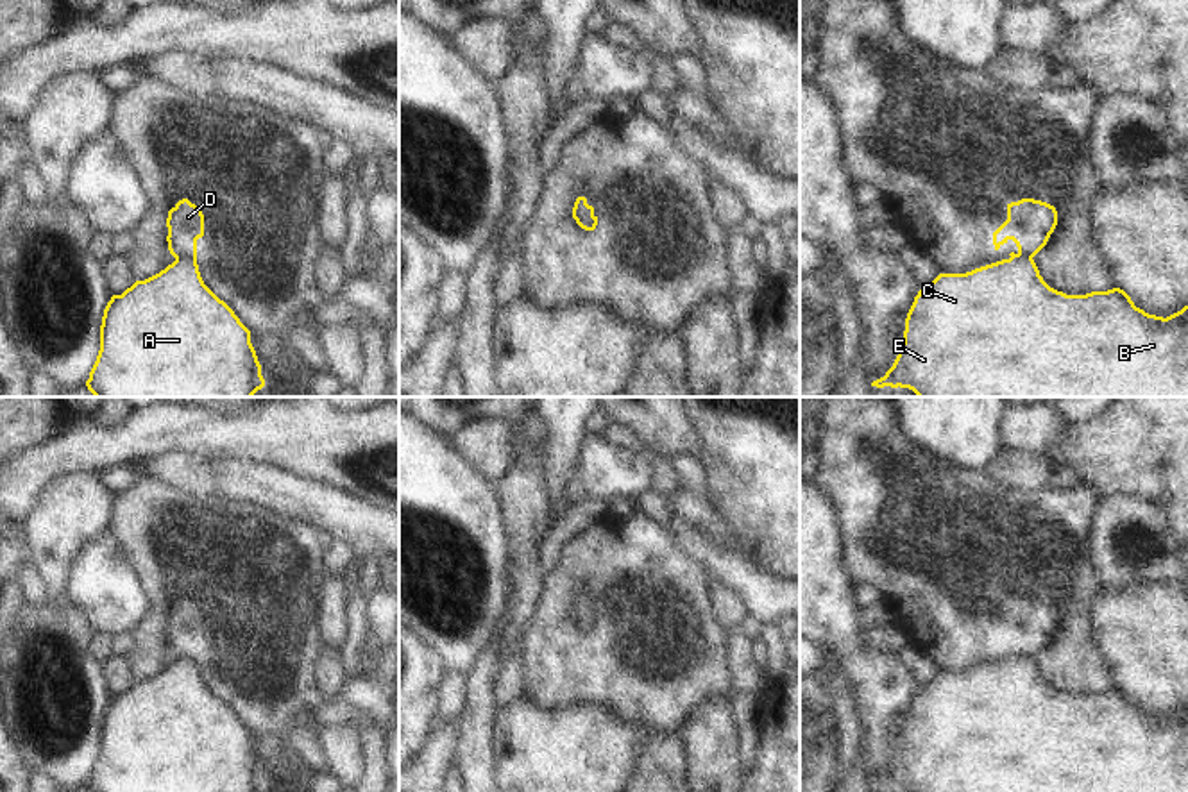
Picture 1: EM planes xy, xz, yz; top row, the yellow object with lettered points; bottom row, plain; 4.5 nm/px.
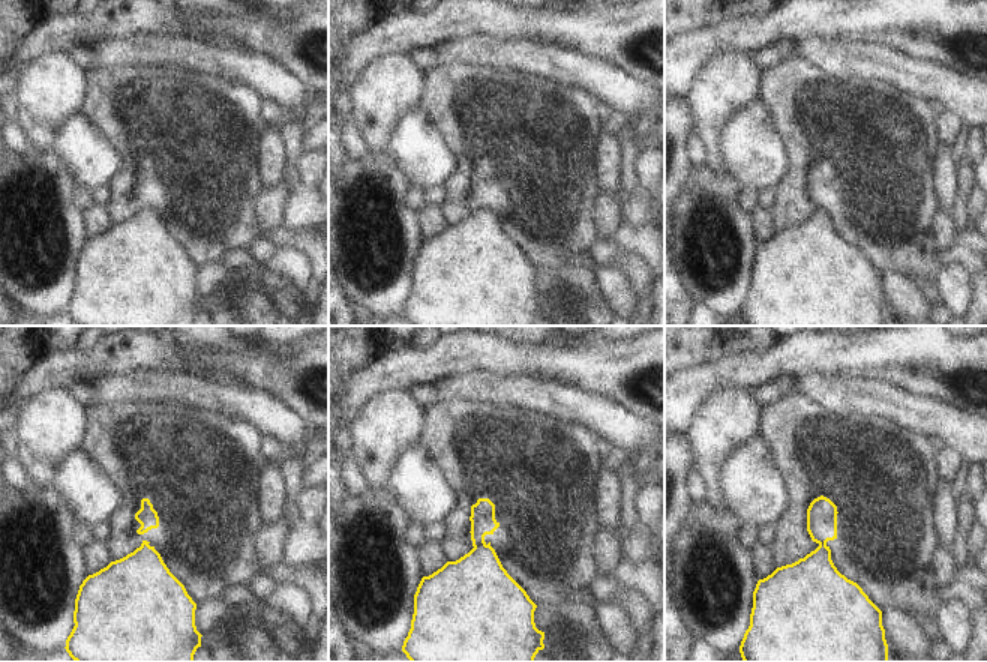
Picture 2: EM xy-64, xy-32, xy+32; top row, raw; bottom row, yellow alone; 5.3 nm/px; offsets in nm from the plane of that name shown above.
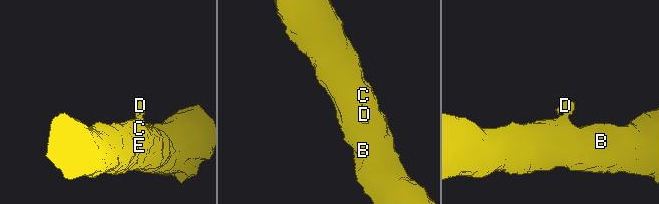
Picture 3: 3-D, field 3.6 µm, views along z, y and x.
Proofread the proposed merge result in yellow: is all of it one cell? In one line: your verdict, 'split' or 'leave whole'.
split

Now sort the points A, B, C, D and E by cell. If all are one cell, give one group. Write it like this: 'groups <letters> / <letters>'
groups A B C E / D

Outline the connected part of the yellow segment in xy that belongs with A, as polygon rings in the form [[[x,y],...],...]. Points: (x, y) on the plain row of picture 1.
[[[190,660],[136,681],[107,703],[89,792],[258,792],[265,787],[250,731],[202,681]]]

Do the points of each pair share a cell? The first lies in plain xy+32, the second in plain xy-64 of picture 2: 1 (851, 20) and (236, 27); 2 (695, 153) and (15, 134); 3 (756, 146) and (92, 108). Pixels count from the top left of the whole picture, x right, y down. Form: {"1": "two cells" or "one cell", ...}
{"1": "one cell", "2": "one cell", "3": "two cells"}

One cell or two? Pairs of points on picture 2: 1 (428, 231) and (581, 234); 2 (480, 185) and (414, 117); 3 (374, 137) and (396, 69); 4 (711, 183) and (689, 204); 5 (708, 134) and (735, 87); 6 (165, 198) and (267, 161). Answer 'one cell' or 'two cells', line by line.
1: two cells
2: two cells
3: one cell
4: one cell
5: one cell
6: two cells

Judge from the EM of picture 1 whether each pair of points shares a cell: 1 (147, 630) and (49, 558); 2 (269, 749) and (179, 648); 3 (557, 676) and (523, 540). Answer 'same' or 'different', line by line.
1: different
2: different
3: different

